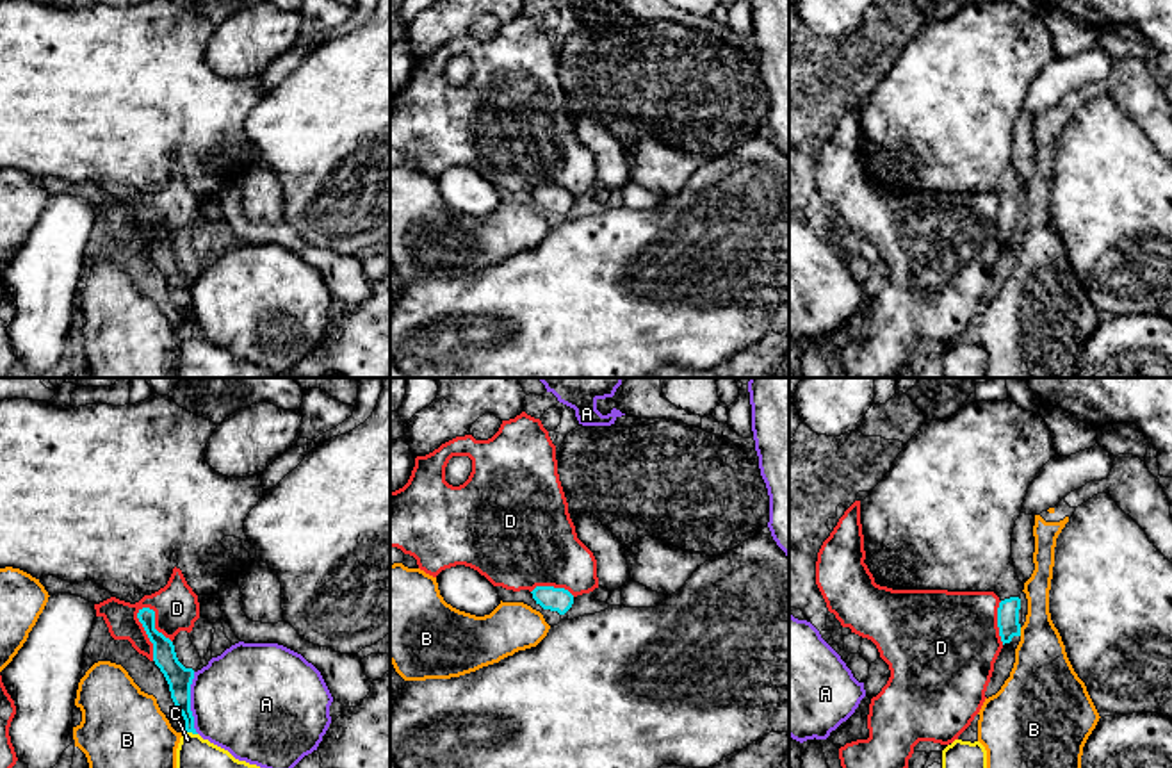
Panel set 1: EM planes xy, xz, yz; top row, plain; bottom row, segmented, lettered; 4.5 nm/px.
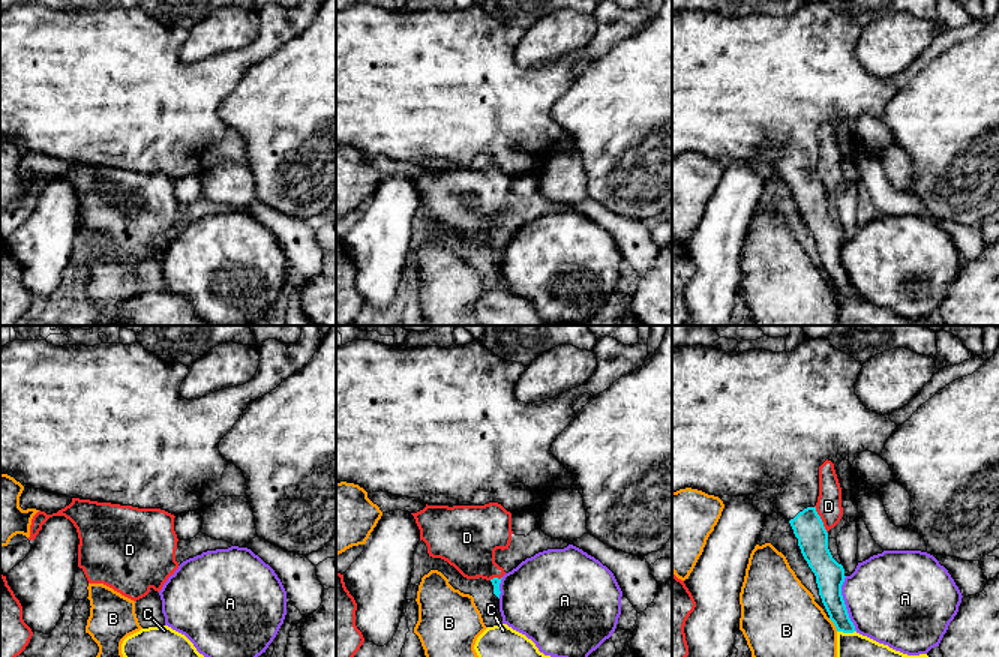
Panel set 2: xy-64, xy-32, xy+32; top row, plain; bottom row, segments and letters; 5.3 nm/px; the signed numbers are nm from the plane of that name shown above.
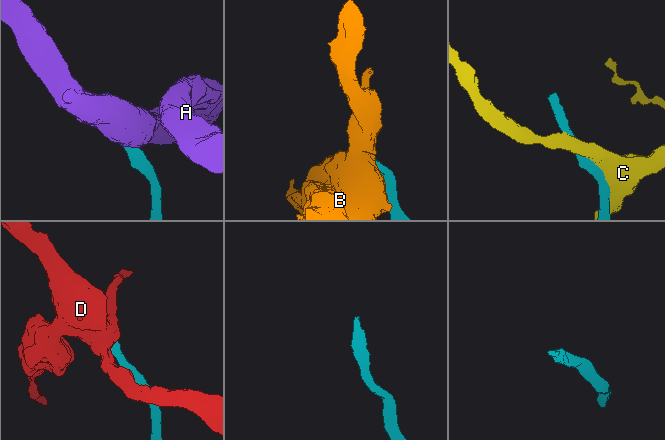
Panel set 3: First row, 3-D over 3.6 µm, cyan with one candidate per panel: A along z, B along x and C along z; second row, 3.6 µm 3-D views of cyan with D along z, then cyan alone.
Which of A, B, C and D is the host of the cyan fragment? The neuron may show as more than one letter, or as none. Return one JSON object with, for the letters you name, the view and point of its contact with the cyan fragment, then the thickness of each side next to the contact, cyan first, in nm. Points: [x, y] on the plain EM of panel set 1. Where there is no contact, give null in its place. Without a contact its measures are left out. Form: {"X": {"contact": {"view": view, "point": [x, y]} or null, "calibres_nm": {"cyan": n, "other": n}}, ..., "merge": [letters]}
{"merge": []}

